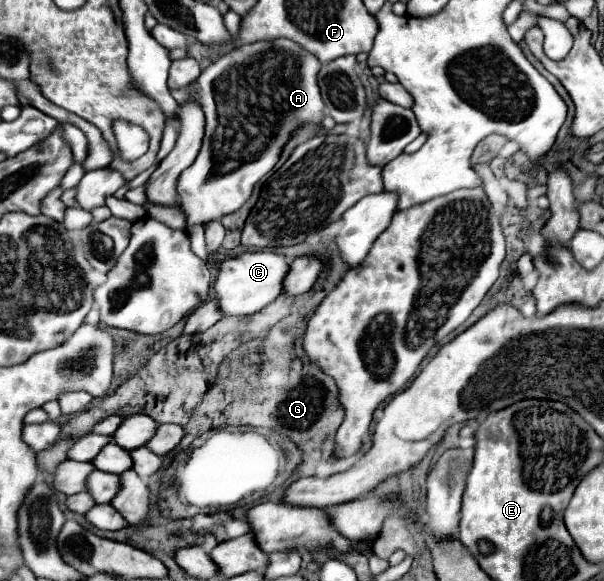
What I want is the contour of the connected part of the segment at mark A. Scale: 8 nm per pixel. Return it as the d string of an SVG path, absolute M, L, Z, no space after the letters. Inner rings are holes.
M279 38L273 42L255 42L235 48L205 68L191 84L171 90L171 96L179 106L191 100L199 102L207 120L203 150L199 152L199 158L193 162L193 166L181 174L177 184L179 208L185 214L187 230L195 224L209 224L223 218L225 214L239 210L249 200L253 186L277 164L281 148L289 140L291 132L305 122L321 122L323 100L317 86L319 68L321 64L315 56L307 54L307 50L301 50L301 46L295 46L295 42Z

